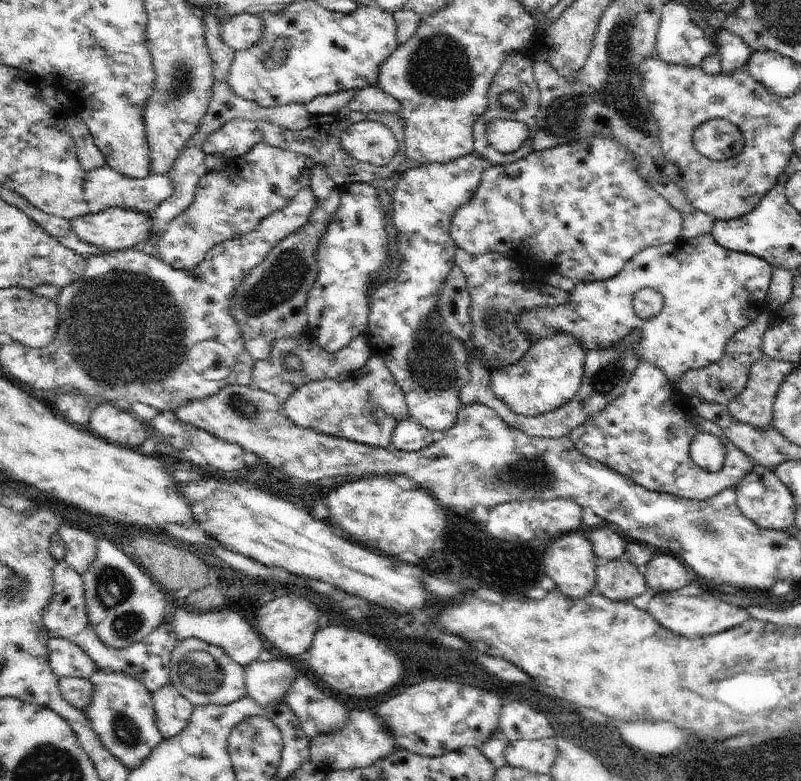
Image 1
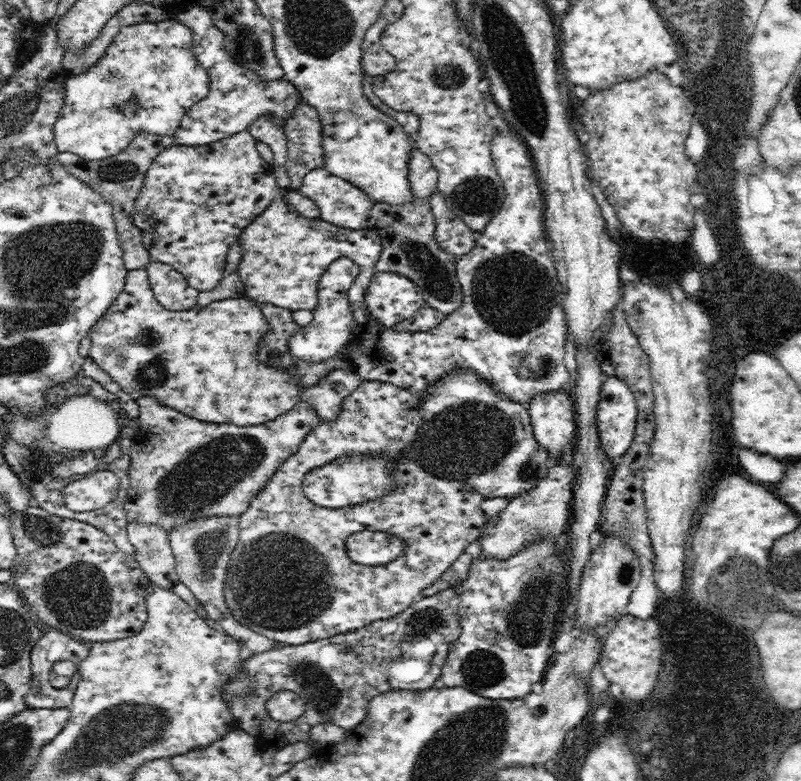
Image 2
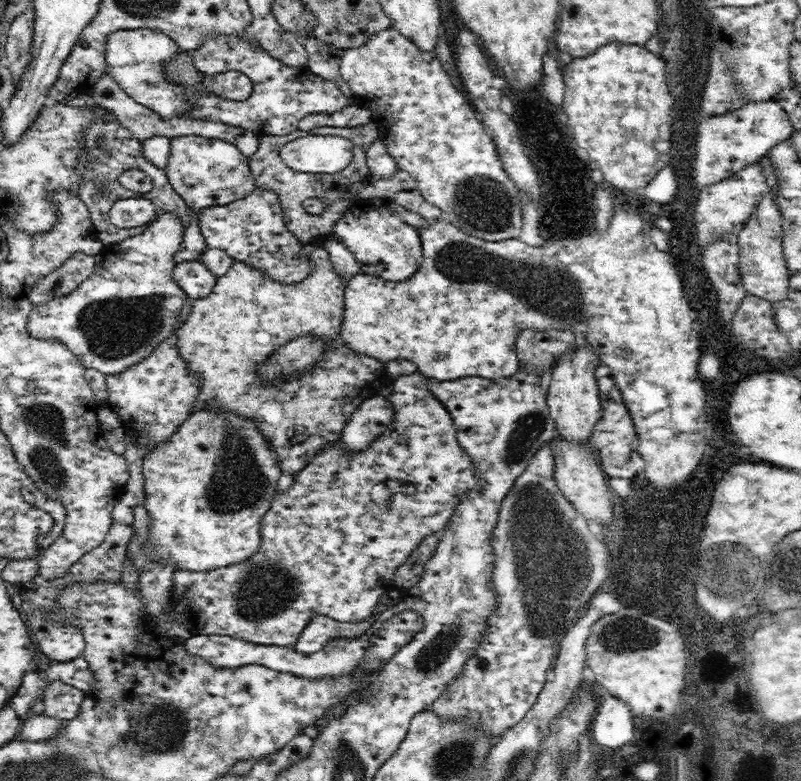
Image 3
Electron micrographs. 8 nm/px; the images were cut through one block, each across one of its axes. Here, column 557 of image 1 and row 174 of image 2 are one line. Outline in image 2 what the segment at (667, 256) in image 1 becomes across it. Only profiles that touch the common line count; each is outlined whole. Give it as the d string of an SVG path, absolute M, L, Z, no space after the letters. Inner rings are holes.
M316 168L312 172L308 172L302 180L302 186L298 188L298 192L304 198L310 198L316 202L316 206L320 208L320 218L334 224L334 226L342 226L342 228L352 228L352 230L360 230L360 228L368 228L370 216L372 216L372 208L376 206L376 202L358 186L350 184L344 178L338 178L334 174L330 174L326 168Z

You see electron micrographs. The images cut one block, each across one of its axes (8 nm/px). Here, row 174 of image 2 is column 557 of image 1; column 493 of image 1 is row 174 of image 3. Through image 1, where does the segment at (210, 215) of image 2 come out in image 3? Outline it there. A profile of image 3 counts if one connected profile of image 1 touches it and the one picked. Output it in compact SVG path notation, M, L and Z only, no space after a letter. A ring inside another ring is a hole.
M178 136L170 142L170 156L166 162L166 176L170 188L182 196L182 200L200 214L204 208L226 206L250 196L258 186L250 170L250 158L230 142L200 138L200 136Z

